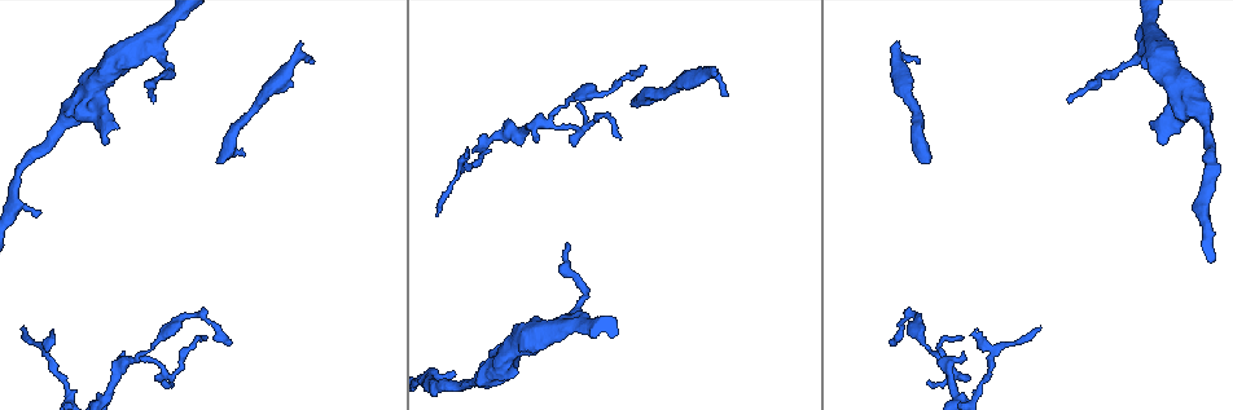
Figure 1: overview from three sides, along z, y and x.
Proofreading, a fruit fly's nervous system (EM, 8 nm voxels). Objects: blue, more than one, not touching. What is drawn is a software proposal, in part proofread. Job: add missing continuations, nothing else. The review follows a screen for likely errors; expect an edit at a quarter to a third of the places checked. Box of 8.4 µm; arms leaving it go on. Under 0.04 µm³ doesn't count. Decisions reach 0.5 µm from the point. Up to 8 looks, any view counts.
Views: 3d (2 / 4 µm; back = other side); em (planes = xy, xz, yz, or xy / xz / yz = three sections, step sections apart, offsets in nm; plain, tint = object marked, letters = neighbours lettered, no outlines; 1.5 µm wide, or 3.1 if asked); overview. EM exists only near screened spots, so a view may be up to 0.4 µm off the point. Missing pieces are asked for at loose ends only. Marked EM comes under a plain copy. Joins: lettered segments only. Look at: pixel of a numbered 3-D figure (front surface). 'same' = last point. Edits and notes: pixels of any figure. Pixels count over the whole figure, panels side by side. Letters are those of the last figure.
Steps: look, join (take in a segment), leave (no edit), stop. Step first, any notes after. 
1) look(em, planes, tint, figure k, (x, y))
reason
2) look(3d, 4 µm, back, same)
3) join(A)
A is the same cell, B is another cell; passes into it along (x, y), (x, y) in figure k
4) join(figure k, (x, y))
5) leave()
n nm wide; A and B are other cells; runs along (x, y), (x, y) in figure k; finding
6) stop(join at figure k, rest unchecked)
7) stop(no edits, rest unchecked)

look(em, planes, letters, figure 1, (202, 338))

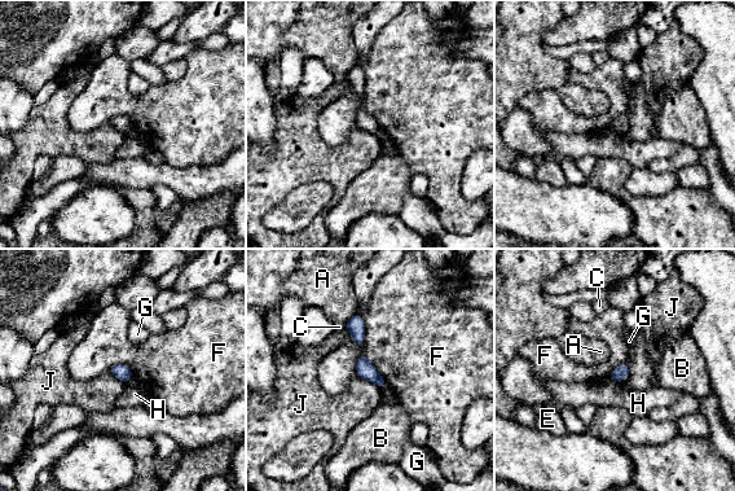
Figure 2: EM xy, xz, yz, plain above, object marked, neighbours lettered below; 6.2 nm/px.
leave()
A, B, C, E, F, G, H and J are other cells; border along (362, 351), (386, 384) in figure 2; no lettered segment goes on from it

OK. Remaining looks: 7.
look(em, planes, tint, figure 1, (311, 62))
an open end

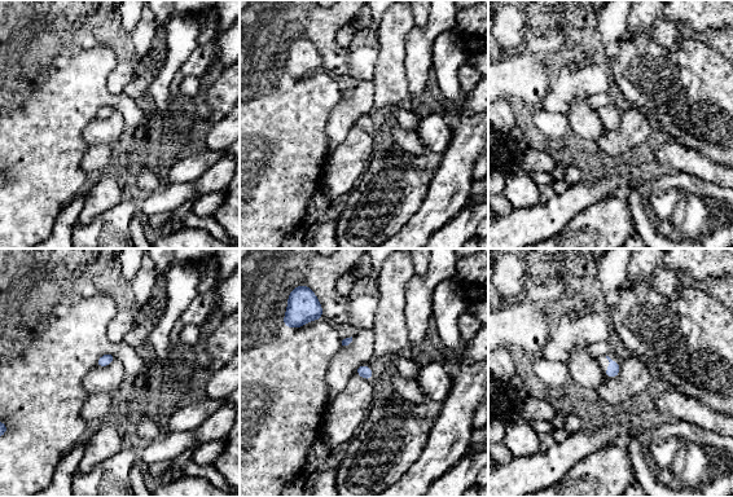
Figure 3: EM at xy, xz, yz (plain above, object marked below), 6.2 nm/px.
look(em, planes, letters, same)
what lies round it

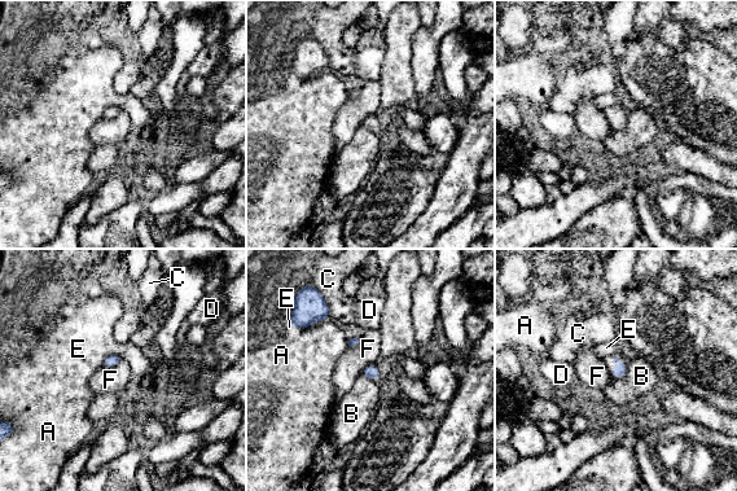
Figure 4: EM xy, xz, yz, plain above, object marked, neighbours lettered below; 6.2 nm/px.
leave()
A, B, C, D, E and F are other cells; border along (627, 364), (626, 373), (613, 378) in figure 4; no lettered segment goes on from it

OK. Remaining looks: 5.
look(em, planes, letters, figure 1, (37, 215))
tapers out

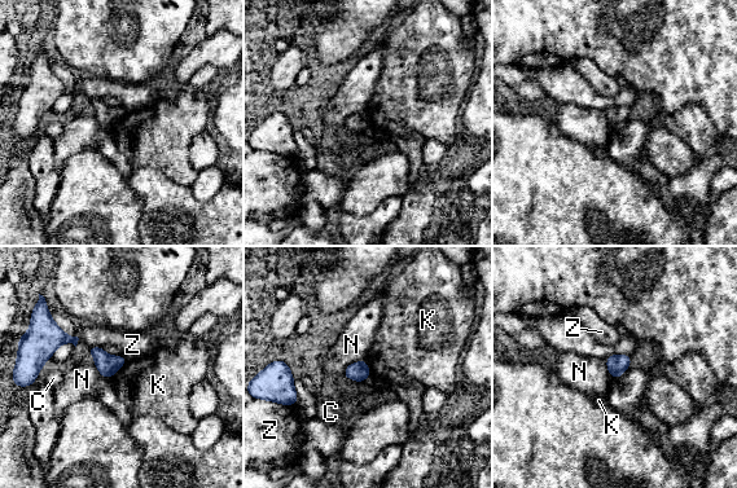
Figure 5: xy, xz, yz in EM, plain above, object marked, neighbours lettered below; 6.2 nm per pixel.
leave()
120 nm wide; C, K, N and Z are other cells; border along (128, 360), (112, 378) in figure 5; no lettered segment goes on from it

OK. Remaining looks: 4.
stop(no edits, rest unchecked)

